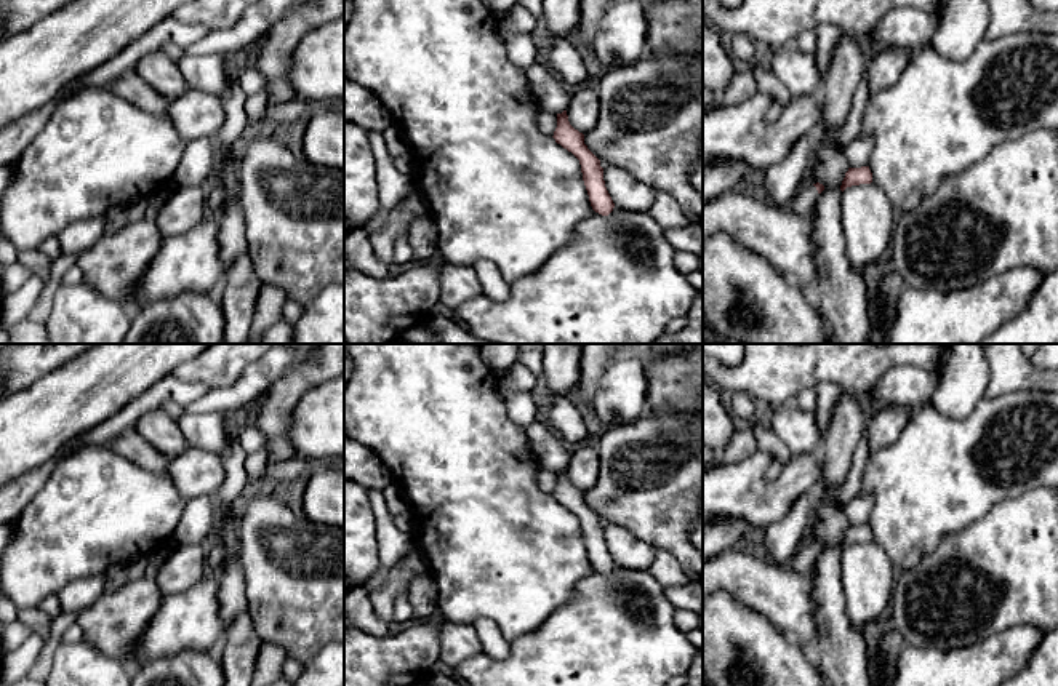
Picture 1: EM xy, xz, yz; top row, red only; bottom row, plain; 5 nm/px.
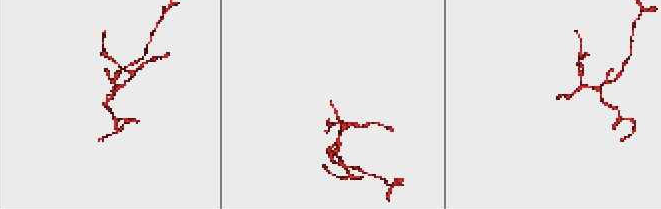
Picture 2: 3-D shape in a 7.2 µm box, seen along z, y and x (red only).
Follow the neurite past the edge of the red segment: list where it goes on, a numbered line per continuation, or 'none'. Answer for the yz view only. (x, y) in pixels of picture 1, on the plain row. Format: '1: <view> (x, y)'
1: yz (802, 563)

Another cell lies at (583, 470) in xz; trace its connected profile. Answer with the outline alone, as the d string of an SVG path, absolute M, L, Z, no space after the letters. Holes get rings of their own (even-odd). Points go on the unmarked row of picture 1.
M573 449L571 461L567 467L570 483L583 493L587 493L599 480L599 449Z

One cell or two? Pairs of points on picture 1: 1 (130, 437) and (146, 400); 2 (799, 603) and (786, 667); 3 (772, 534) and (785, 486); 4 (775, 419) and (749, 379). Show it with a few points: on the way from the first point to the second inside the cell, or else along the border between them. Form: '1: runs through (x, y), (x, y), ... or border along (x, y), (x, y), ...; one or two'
1: border along (132, 426), (104, 445); two
2: border along (753, 610), (783, 632); two
3: border along (801, 496), (780, 520), (767, 523), (757, 531); two
4: border along (793, 402), (767, 410); two

